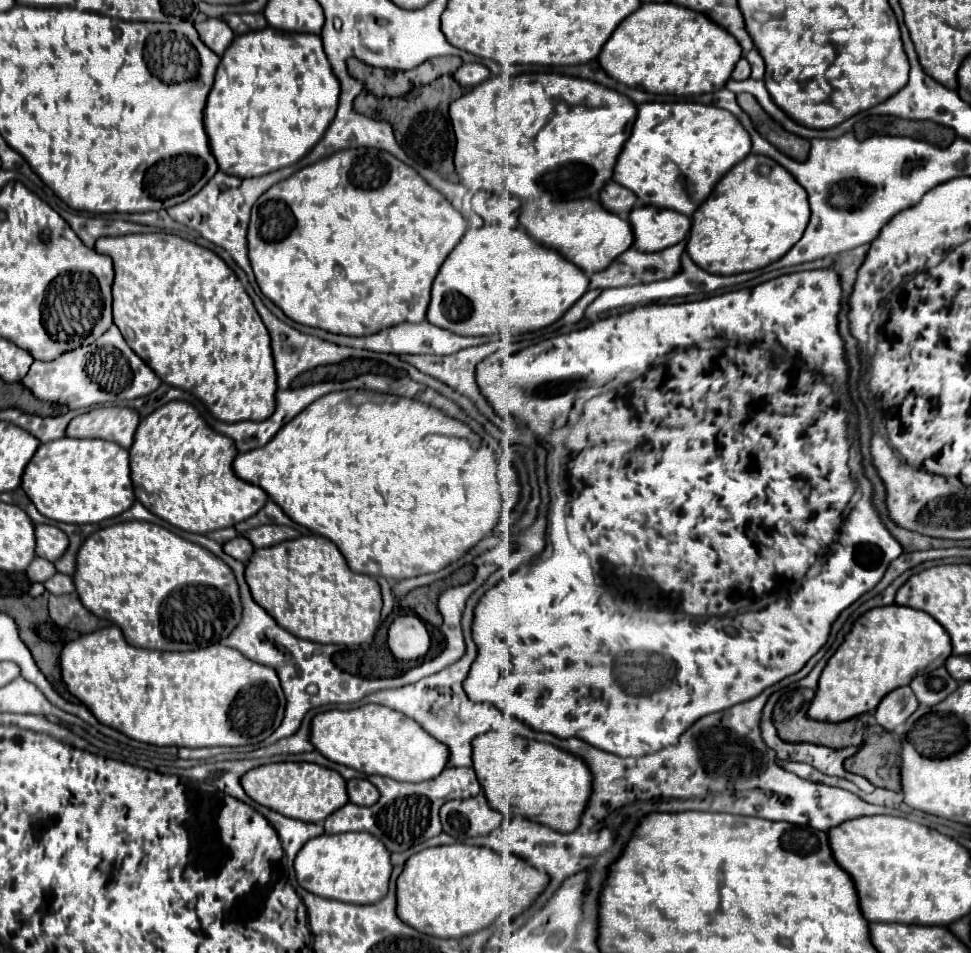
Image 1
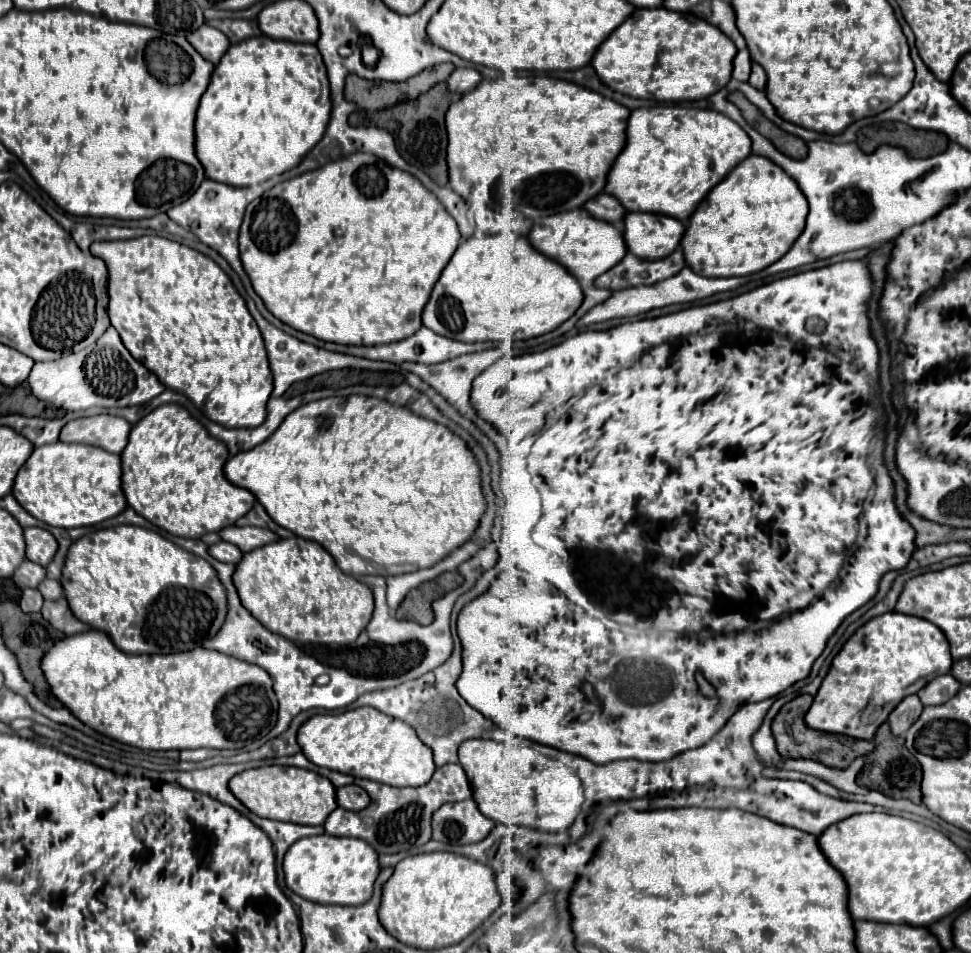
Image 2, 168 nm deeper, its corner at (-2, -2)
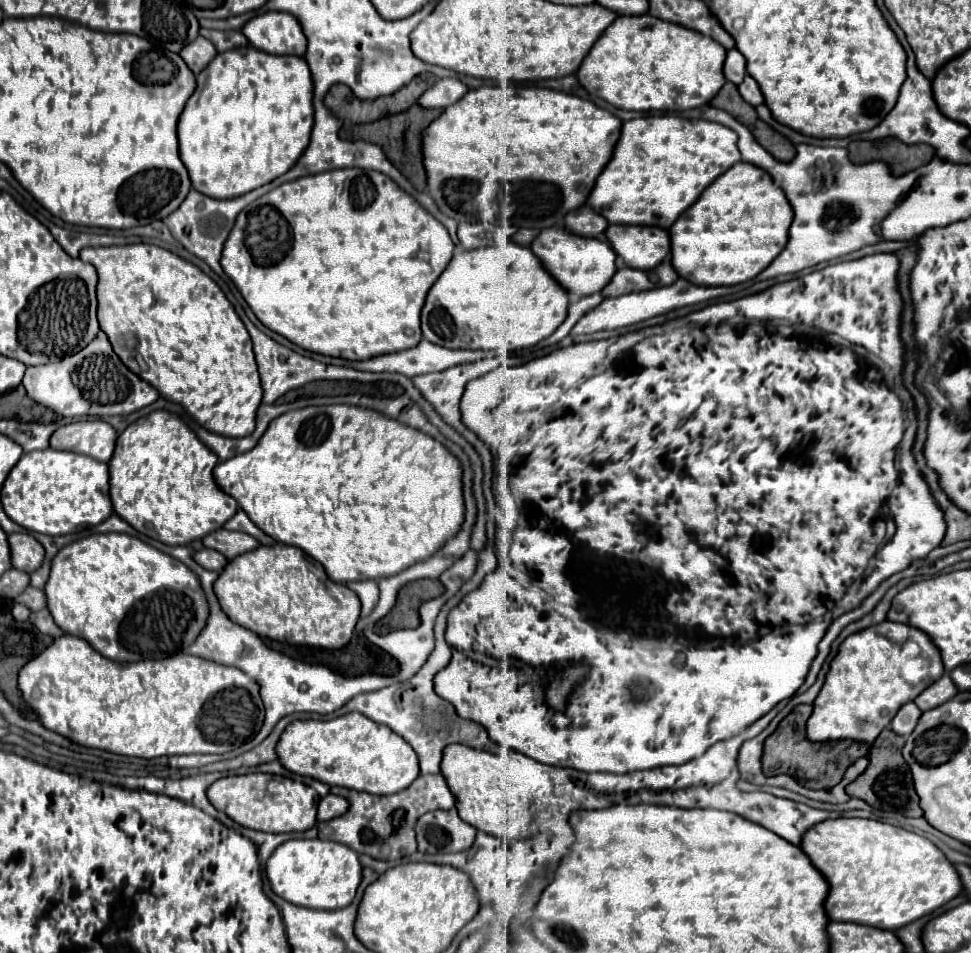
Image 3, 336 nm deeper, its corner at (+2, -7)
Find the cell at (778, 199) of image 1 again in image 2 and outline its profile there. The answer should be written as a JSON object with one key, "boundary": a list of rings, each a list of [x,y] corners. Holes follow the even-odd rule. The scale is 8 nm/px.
{"boundary":[[[750,154],[742,160],[710,194],[698,204],[698,210],[692,214],[688,228],[682,238],[682,250],[686,264],[702,276],[708,278],[728,278],[728,276],[748,276],[768,268],[778,262],[792,246],[792,242],[802,234],[808,216],[808,202],[802,190],[788,174],[776,166],[772,160]]]}

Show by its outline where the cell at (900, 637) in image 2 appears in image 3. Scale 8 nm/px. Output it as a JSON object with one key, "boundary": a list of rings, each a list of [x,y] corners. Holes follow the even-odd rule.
{"boundary":[[[892,621],[862,629],[840,643],[838,655],[830,663],[824,687],[814,701],[814,711],[806,725],[808,739],[856,739],[872,743],[890,725],[898,709],[914,701],[942,673],[940,653],[924,631]]]}

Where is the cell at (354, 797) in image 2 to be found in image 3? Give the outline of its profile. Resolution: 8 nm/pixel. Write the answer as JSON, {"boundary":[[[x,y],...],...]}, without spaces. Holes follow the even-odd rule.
{"boundary":[[[326,795],[318,803],[318,815],[316,815],[316,819],[320,823],[322,821],[330,821],[330,819],[342,815],[346,809],[348,809],[348,801],[346,799],[336,797],[336,795]]]}

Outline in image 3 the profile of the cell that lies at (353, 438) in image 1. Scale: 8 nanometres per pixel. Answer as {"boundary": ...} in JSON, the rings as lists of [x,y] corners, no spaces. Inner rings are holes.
{"boundary":[[[322,405],[322,407],[304,407],[304,409],[294,409],[288,411],[268,425],[266,433],[258,441],[258,445],[242,455],[236,455],[220,465],[214,467],[214,479],[222,491],[226,491],[230,497],[238,501],[238,505],[246,511],[246,515],[254,521],[256,527],[260,527],[266,535],[270,535],[274,541],[284,543],[284,545],[294,545],[300,547],[306,555],[322,563],[326,569],[328,579],[336,583],[348,583],[348,581],[364,581],[364,579],[382,579],[396,575],[398,571],[408,569],[410,565],[424,561],[432,557],[452,535],[460,531],[462,519],[464,519],[464,497],[462,497],[462,469],[458,459],[448,453],[444,445],[440,445],[436,439],[430,435],[412,429],[408,425],[402,425],[378,411],[364,409],[364,407],[354,407],[354,405]]]}

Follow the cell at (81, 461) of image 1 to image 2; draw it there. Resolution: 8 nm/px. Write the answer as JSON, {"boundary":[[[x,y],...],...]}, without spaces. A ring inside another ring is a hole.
{"boundary":[[[54,442],[54,444],[34,448],[32,456],[18,470],[12,494],[34,518],[38,518],[44,524],[60,526],[60,528],[94,526],[94,524],[114,518],[122,510],[126,510],[128,504],[126,504],[126,496],[122,492],[122,478],[120,476],[122,476],[122,460],[118,454],[112,454],[108,450],[102,450],[98,446],[88,446],[88,444]]]}

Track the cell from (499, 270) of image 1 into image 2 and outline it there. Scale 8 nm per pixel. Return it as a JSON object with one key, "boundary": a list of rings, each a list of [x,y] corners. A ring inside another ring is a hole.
{"boundary":[[[482,234],[462,240],[442,276],[438,278],[432,296],[424,308],[422,322],[446,338],[456,338],[462,342],[502,342],[502,340],[528,340],[546,332],[552,332],[562,322],[566,322],[582,304],[582,286],[568,274],[568,270],[546,258],[542,252],[530,246],[526,236],[518,234]]]}

